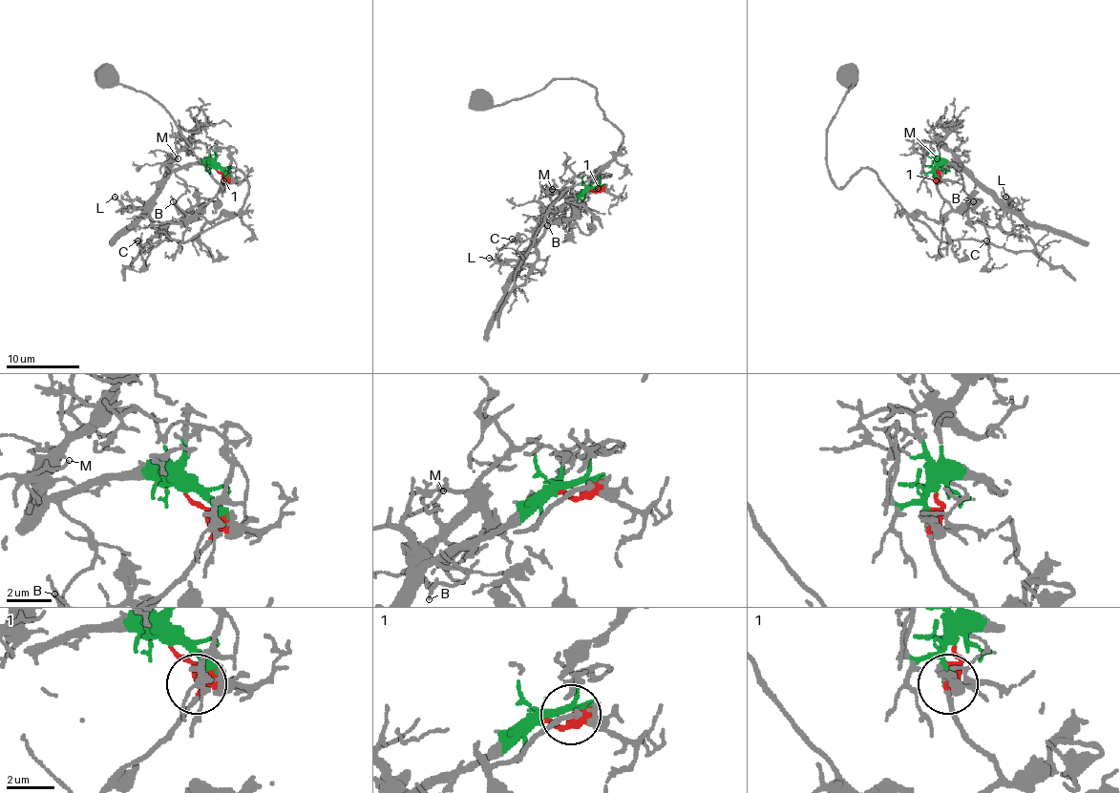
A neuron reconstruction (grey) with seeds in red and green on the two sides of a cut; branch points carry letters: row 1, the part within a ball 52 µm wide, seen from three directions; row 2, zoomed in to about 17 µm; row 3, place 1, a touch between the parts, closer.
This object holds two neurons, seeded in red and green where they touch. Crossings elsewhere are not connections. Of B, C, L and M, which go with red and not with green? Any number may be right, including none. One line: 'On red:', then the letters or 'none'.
On red: B, C

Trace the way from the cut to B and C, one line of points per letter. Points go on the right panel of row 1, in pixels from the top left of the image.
B: (938, 169), (936, 187), (954, 209), (967, 207), (967, 212), (972, 201)
C: (938, 169), (938, 192), (954, 209), (967, 207), (967, 218), (978, 221), (989, 238), (989, 249), (987, 239)

